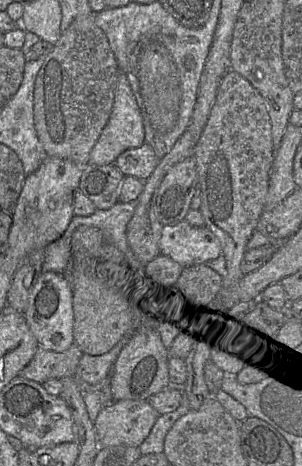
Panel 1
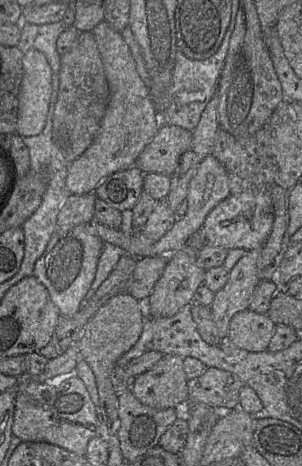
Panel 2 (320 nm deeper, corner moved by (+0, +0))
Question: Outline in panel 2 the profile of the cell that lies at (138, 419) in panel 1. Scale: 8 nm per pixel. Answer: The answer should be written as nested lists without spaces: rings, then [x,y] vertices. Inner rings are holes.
[[[164,355],[152,368],[130,382],[133,395],[142,404],[162,410],[187,405],[187,379],[183,358]]]

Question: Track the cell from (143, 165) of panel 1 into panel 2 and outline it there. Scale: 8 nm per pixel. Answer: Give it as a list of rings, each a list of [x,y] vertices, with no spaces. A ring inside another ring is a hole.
[[[161,124],[152,140],[138,156],[135,165],[144,173],[171,176],[181,156],[189,149],[192,131]]]

